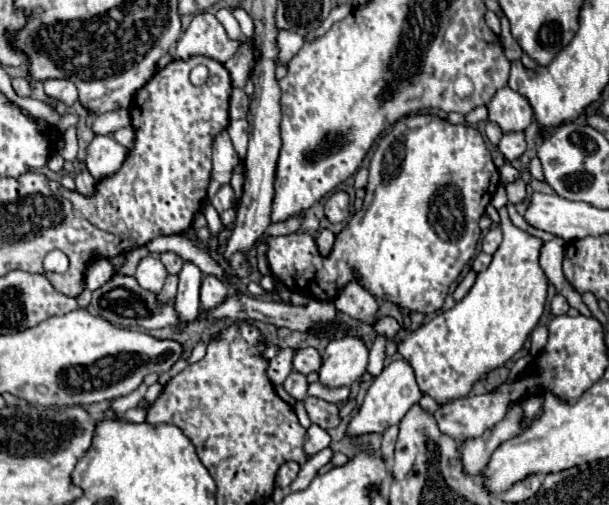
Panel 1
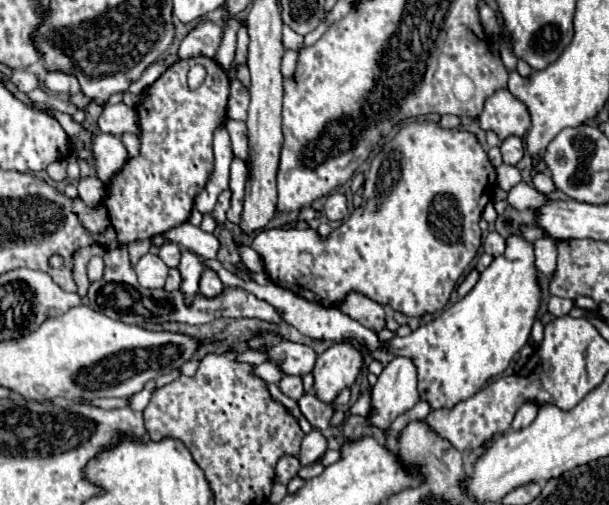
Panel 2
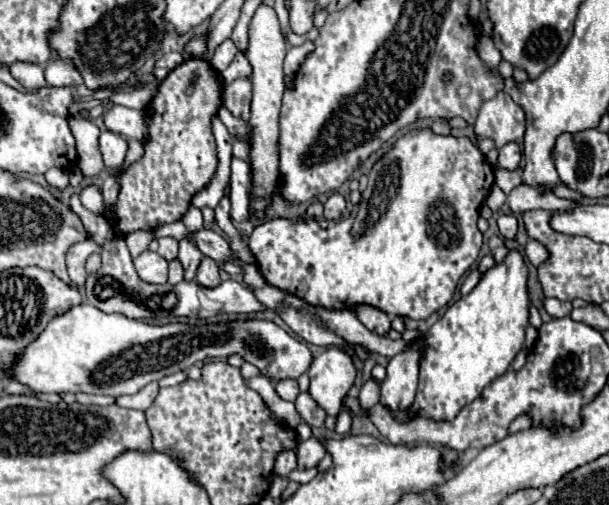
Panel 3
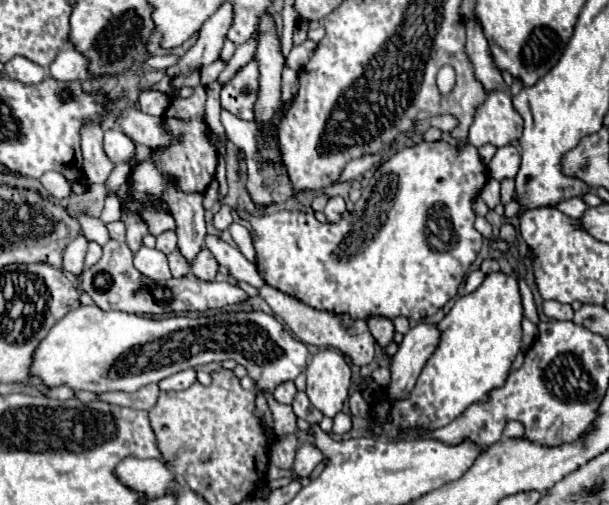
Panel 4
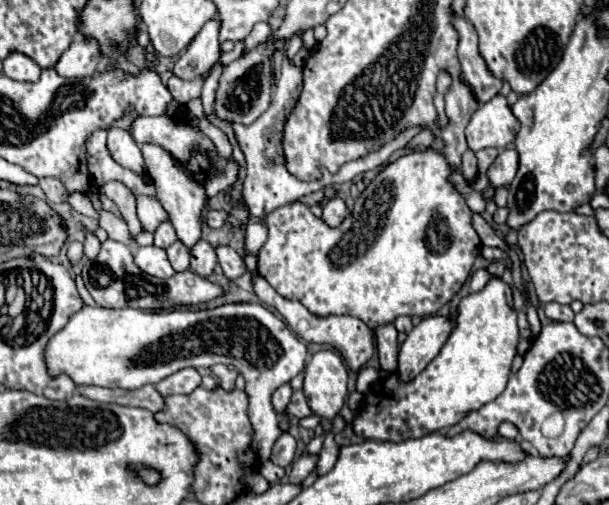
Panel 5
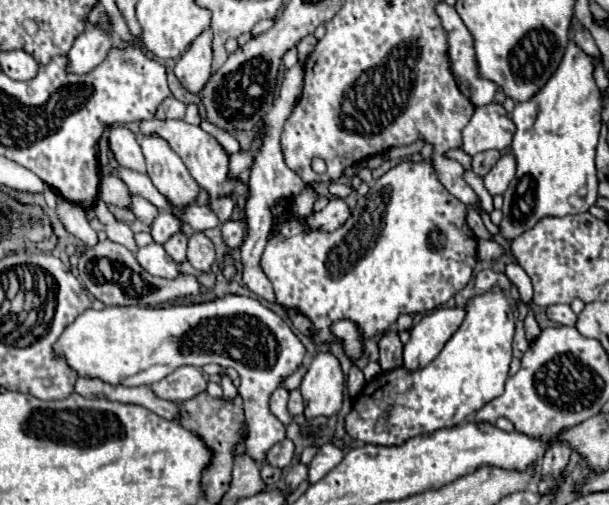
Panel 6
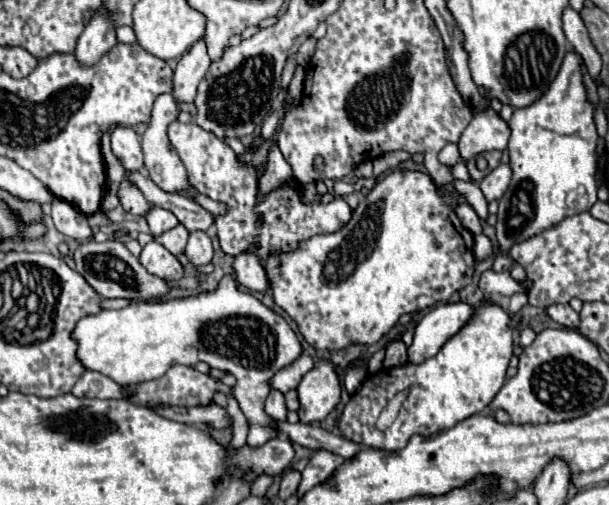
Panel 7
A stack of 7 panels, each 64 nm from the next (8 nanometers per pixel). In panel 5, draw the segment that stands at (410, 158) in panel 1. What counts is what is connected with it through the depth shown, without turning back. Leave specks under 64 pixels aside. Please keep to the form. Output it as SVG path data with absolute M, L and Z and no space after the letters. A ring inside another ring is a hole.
M426 148L426 150L420 150L420 152L408 152L406 156L400 156L398 160L390 162L384 170L380 170L378 176L360 194L360 198L356 200L356 204L354 204L354 208L350 212L352 214L352 226L350 224L342 224L338 228L330 228L328 224L324 224L316 216L312 216L308 206L302 204L302 202L292 202L292 204L286 204L282 208L276 208L276 212L270 212L268 216L262 218L262 224L268 228L268 240L264 242L264 246L258 252L258 274L262 278L266 278L268 284L276 292L280 292L284 298L302 302L310 312L316 312L318 316L348 314L348 316L364 320L370 328L376 328L380 324L390 324L390 322L394 322L402 314L404 316L418 316L418 318L422 318L422 316L426 318L426 316L436 314L462 288L462 284L470 276L472 264L474 264L476 256L480 254L480 246L482 246L476 230L472 228L472 210L468 208L466 198L450 182L452 170L454 168L448 164L446 156L442 152L438 152L438 150L432 150L432 148ZM466 150L462 156L462 164L460 164L460 174L464 176L464 180L470 184L476 176L478 176L478 166L476 166L476 156L472 150Z

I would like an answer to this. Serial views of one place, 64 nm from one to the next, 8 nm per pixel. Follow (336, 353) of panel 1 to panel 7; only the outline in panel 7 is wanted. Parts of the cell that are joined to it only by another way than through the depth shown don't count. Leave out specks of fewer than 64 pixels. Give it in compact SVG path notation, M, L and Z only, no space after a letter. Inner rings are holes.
M316 360L314 368L302 378L298 386L300 396L300 422L320 422L324 420L340 402L340 376L330 360Z

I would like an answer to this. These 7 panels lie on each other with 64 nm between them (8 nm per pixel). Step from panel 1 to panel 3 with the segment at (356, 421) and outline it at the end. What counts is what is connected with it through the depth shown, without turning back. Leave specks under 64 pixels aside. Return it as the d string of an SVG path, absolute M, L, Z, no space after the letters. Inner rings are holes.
M414 346L408 352L394 356L386 366L386 378L380 382L380 404L388 408L392 416L408 410L416 396L420 350Z

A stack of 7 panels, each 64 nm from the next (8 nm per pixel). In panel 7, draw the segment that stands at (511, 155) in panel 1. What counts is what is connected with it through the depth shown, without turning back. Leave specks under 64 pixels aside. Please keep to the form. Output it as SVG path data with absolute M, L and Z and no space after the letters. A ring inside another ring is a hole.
M504 162L498 164L498 166L480 182L480 188L482 188L486 200L488 200L488 202L498 200L498 198L506 192L506 188L508 188L508 184L510 184L510 178L512 178L512 168L510 168L510 164L504 164Z

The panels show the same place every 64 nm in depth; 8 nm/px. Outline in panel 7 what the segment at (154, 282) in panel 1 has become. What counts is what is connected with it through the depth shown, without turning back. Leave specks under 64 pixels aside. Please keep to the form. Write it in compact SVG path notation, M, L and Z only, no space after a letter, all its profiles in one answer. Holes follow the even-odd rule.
M152 240L150 244L146 244L142 248L140 254L140 264L154 276L164 278L168 282L172 280L180 280L184 276L184 270L178 262L176 256L172 256L162 244L158 244L156 240Z

